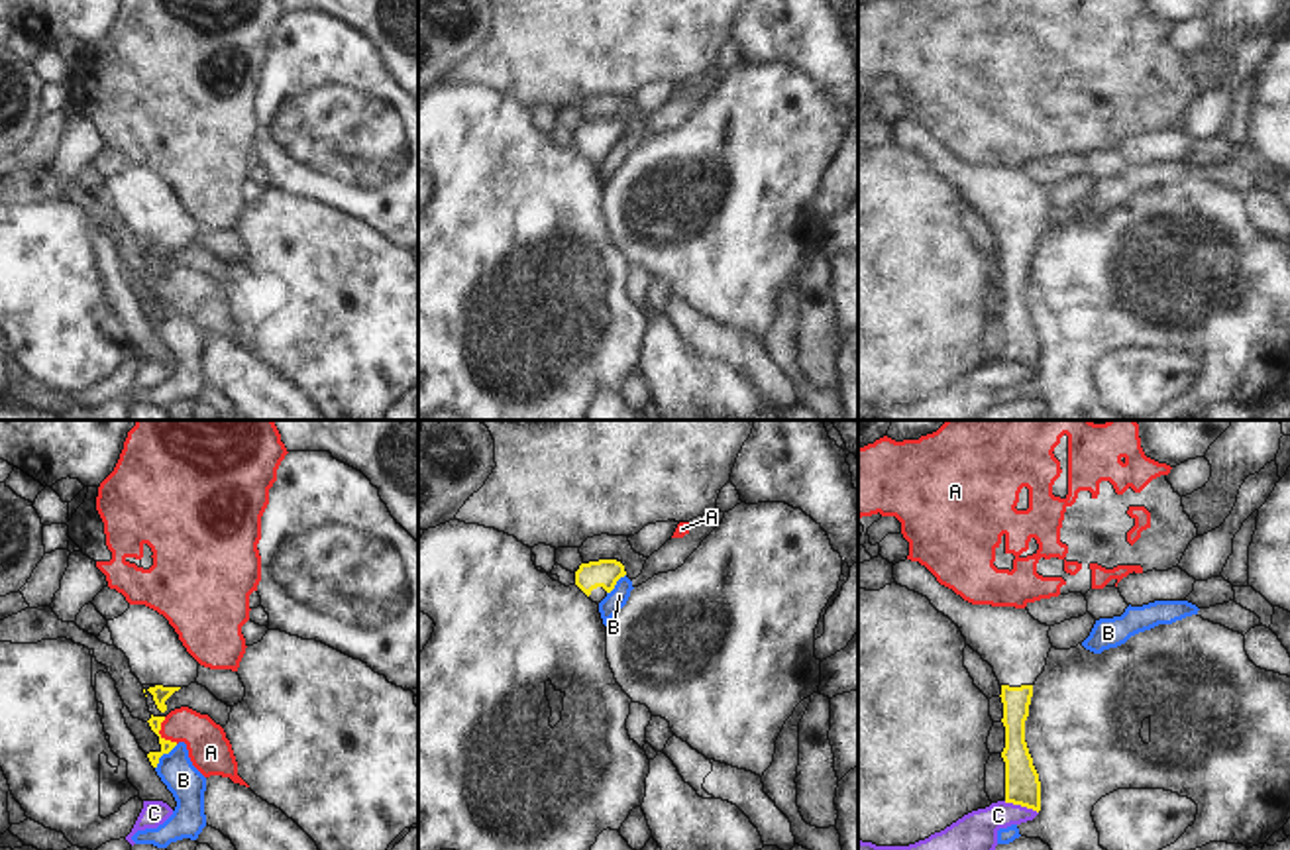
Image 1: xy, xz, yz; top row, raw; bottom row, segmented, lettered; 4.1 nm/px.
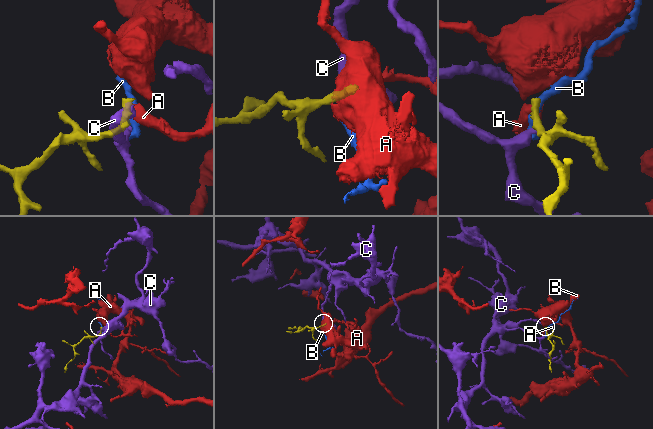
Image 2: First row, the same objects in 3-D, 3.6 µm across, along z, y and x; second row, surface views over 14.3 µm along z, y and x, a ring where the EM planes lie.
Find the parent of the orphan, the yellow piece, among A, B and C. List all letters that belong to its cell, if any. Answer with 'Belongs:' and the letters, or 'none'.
Belongs: none.

